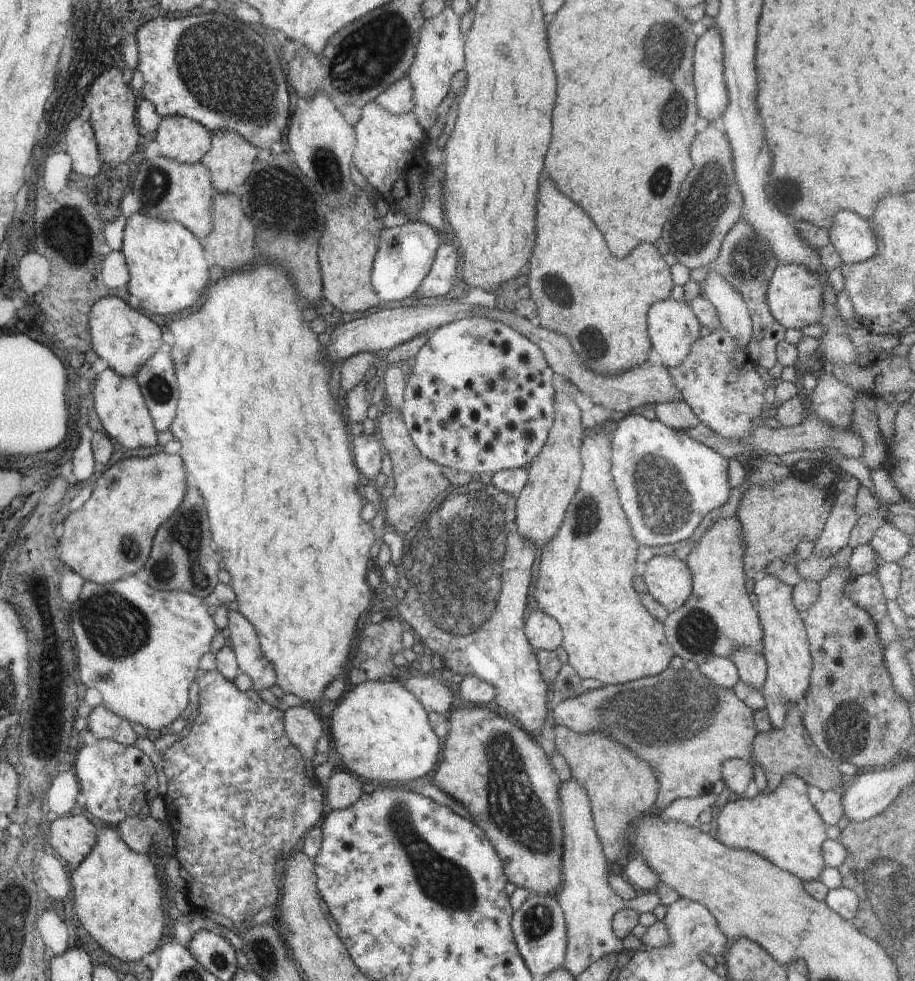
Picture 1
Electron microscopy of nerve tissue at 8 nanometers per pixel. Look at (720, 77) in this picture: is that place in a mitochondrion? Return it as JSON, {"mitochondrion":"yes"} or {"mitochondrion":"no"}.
{"mitochondrion":"no"}

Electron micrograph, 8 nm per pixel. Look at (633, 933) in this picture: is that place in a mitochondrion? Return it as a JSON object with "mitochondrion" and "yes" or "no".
{"mitochondrion":"no"}

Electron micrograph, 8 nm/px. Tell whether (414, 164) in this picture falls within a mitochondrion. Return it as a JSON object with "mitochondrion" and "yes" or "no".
{"mitochondrion":"no"}

